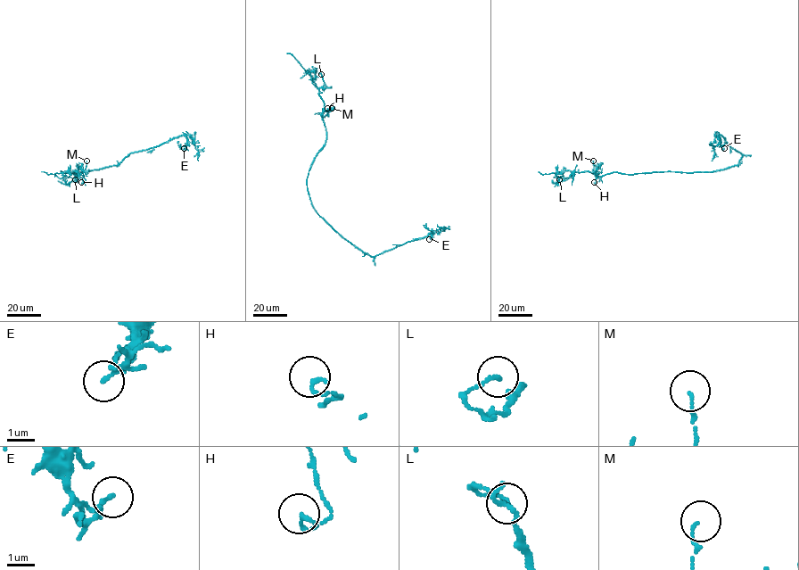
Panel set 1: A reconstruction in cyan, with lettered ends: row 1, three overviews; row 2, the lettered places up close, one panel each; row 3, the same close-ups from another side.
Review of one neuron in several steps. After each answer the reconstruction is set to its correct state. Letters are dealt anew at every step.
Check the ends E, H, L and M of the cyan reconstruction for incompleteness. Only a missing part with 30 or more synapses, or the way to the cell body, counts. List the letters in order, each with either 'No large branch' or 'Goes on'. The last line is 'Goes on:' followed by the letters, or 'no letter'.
E: No large branch
H: No large branch
L: No large branch
M: No large branch
Goes on: no letter

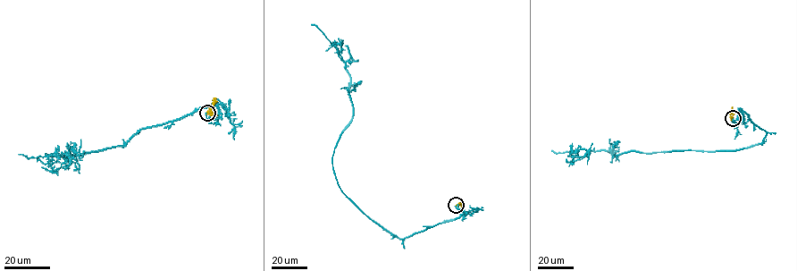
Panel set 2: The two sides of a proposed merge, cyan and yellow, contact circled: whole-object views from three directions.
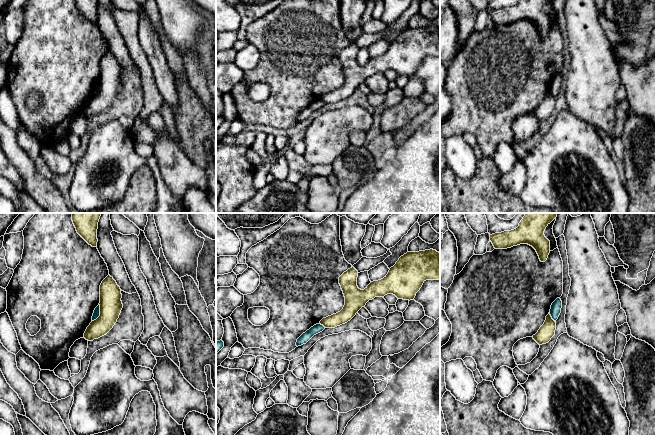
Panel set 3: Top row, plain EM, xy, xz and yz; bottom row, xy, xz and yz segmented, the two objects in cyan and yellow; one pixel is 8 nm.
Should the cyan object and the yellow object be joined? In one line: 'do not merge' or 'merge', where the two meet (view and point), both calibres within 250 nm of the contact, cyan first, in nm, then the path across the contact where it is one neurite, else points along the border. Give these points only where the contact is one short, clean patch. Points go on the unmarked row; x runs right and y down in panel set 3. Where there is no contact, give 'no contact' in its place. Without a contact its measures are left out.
do not merge; contact xy (99, 89); calibres 60 and 180 nm; border xy (99, 80), (99, 91), (92, 97)

